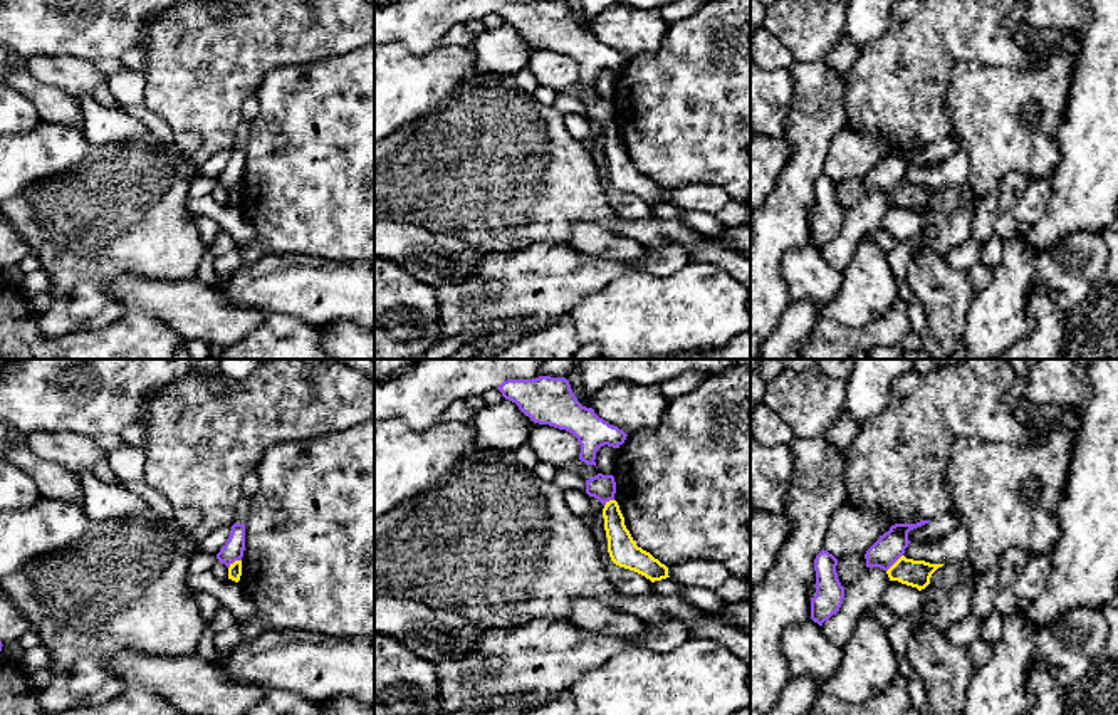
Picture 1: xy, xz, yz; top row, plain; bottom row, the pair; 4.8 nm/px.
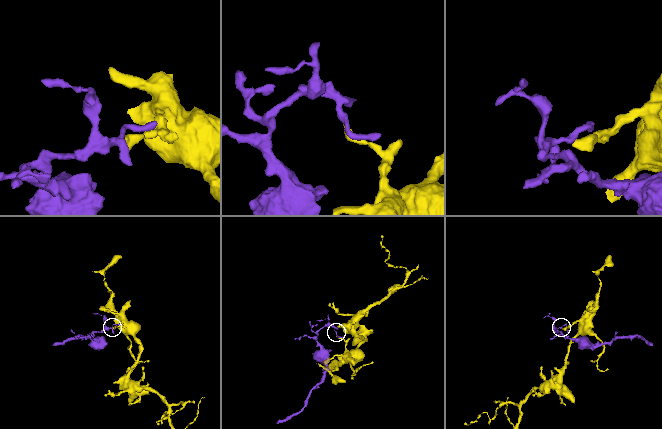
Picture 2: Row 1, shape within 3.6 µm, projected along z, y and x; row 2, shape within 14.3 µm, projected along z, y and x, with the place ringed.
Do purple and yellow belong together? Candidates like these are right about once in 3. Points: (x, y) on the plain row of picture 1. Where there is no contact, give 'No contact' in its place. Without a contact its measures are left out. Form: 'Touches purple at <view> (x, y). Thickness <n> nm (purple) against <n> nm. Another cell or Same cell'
Touches purple at yz (895, 185). Thickness 140 nm (purple) against 130 nm. Another cell

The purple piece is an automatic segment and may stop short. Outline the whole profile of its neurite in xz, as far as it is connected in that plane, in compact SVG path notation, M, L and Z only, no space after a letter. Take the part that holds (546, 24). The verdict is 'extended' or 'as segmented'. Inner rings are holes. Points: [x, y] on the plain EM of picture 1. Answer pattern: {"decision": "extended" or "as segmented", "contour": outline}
{"decision": "as segmented", "contour": "M566 2L507 3L497 12L534 47L572 57L579 69L579 84L596 91L596 76L608 69L619 72L626 57L583 30Z"}

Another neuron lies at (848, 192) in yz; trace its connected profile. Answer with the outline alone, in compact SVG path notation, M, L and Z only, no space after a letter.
M846 180L838 183L836 196L841 210L846 213L865 193L865 180Z

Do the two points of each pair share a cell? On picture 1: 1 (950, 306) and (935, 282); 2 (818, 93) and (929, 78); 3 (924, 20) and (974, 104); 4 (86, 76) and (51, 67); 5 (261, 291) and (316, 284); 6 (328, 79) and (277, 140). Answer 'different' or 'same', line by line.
1: same
2: different
3: different
4: same
5: same
6: same

